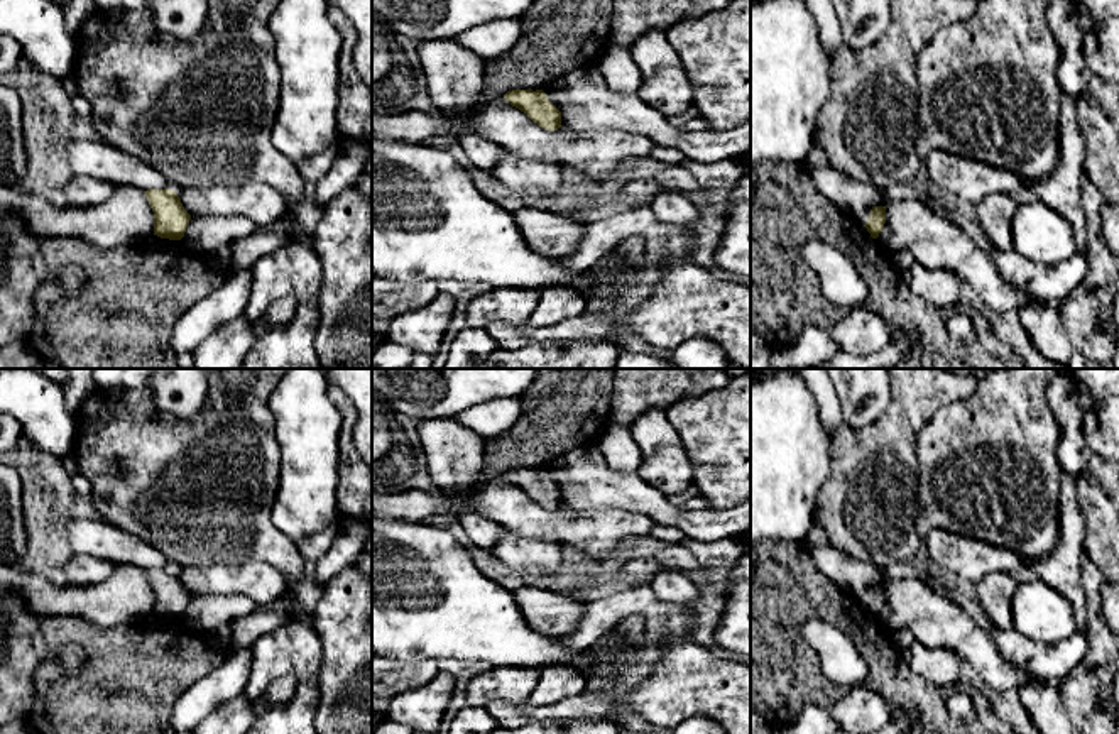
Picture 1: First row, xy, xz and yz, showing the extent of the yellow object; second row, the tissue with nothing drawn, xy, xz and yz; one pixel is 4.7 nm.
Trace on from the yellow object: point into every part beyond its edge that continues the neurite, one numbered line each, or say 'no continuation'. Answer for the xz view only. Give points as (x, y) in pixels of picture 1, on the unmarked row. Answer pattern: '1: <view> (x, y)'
no continuation

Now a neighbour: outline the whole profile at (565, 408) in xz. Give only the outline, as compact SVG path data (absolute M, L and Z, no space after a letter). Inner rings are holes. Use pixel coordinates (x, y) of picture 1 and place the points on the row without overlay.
M541 369L521 397L522 413L502 436L485 440L483 474L543 468L560 453L597 445L610 425L617 369Z

